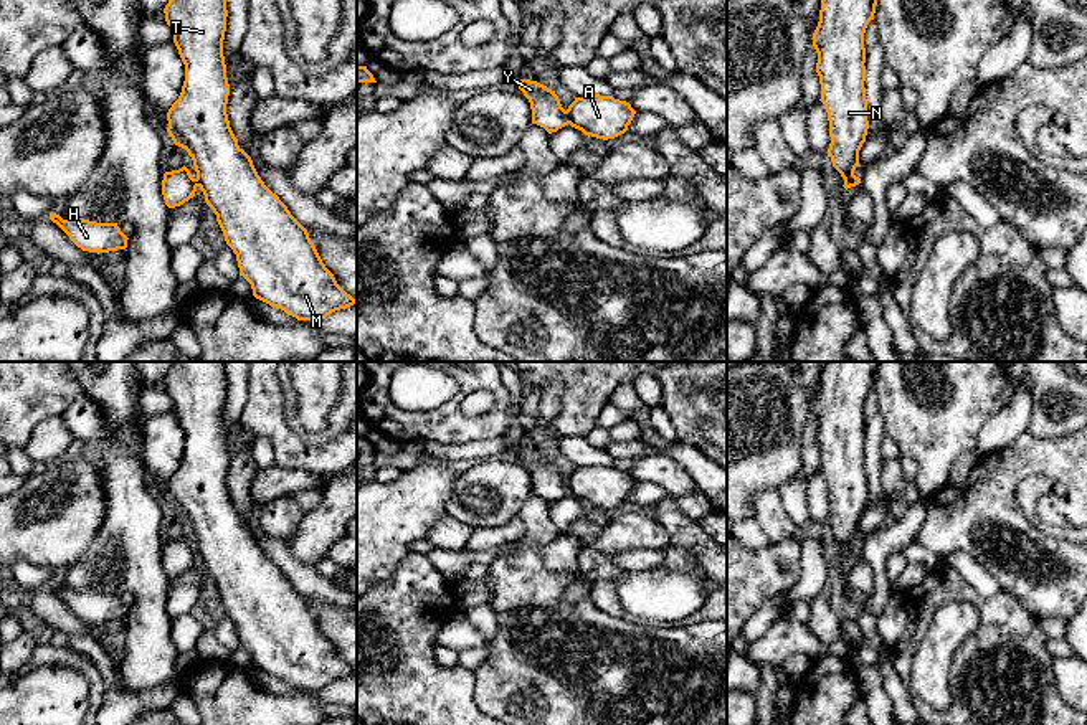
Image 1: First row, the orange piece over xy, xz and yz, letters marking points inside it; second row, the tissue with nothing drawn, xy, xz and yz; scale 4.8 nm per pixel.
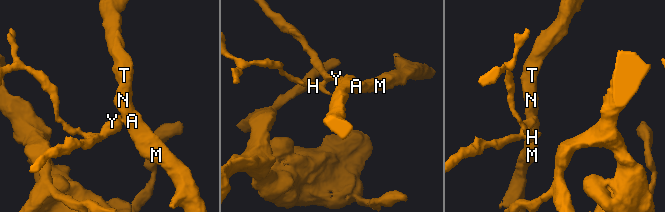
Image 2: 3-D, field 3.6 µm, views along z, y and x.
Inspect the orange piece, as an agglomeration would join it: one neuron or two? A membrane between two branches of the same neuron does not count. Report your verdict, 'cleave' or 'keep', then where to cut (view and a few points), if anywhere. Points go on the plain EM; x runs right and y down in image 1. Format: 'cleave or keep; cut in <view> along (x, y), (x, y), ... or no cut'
cleave; cut in xz along (564, 481), (569, 492)

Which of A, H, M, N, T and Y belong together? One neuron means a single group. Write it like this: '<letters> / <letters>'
A M N T / H Y

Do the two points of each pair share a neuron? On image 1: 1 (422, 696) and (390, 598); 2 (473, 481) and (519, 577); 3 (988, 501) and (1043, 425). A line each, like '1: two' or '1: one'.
1: one
2: two
3: two

